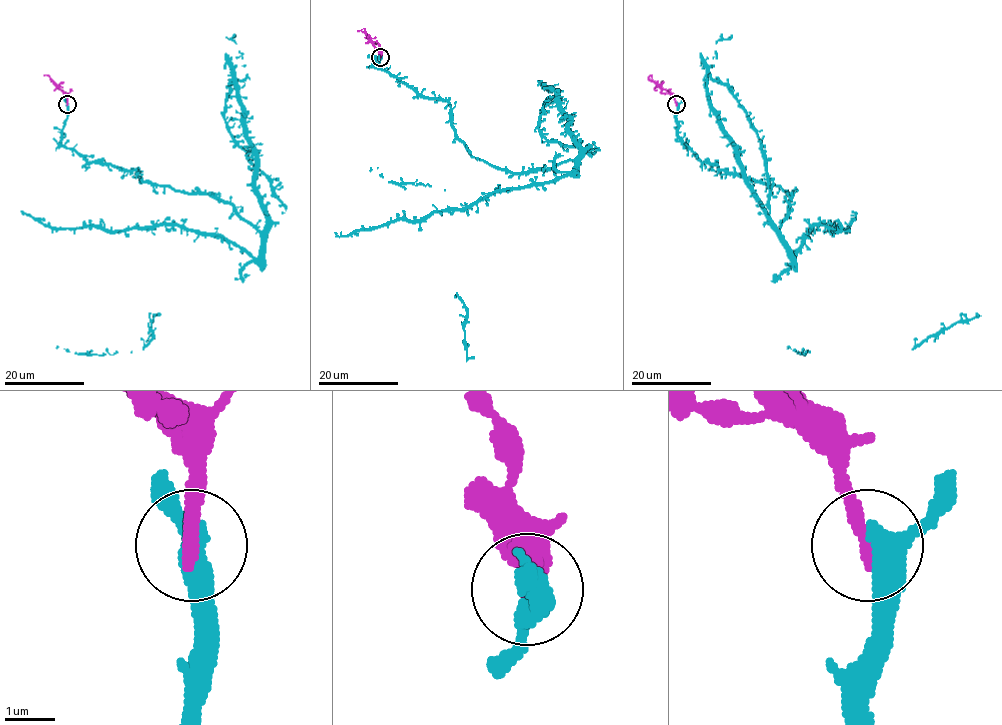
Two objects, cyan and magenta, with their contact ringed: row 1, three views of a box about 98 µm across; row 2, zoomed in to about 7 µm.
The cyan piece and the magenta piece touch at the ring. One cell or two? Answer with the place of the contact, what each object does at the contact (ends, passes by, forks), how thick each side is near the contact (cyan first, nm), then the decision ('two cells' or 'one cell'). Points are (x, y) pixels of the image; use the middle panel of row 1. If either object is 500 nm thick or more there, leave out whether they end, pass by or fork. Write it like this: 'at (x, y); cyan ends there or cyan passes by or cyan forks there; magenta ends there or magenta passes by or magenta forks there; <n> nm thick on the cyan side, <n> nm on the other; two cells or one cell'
at (380, 57); cyan passes by; magenta ends there; 400 nm thick on the cyan side, 340 nm on the other; one cell

